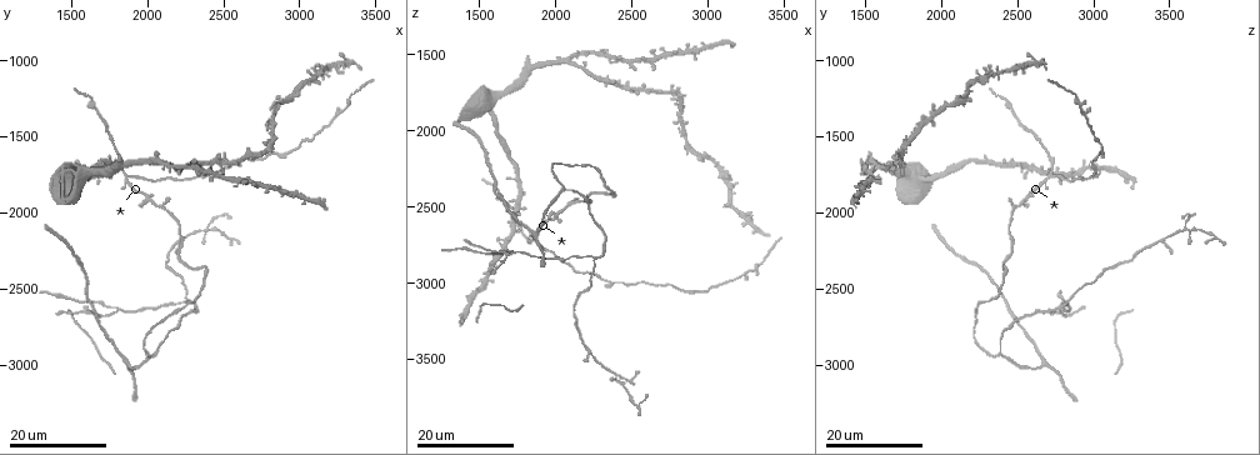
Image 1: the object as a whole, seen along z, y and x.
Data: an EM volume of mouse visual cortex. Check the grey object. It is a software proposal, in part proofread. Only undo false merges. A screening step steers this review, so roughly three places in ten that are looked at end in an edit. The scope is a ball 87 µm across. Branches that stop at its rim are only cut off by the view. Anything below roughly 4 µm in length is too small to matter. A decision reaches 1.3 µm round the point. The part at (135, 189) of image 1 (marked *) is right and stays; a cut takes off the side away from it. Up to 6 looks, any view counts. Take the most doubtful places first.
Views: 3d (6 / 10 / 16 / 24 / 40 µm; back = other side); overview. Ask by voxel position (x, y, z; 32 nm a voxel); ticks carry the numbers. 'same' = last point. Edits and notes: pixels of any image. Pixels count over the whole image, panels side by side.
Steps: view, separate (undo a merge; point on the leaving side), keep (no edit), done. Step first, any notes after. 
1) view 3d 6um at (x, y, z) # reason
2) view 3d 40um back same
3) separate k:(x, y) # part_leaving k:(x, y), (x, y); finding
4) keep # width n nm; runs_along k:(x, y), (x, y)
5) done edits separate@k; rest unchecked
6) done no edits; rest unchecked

view 3d 16um at (1820, 2640, 2820) # two arms in line, one across

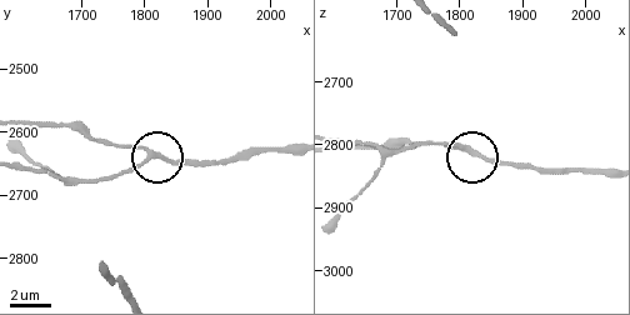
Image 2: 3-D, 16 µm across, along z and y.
view 3d 6um at (1805, 2635, 2805) # closer look

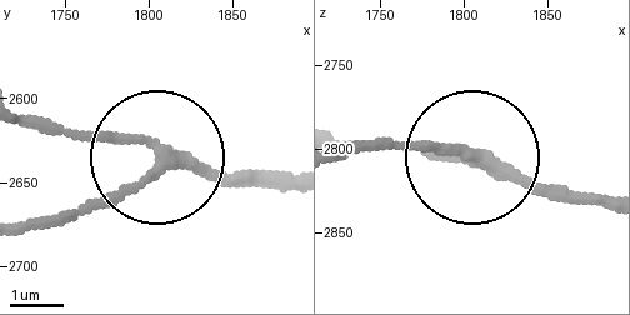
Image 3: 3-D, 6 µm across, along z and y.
keep # side_arm 20 um; runs_along 3:(293, 175), (226, 175), (119, 135), (24, 126); one cell here

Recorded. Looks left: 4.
view 3d 24um at (2400, 2120, 3620) # three arms meet

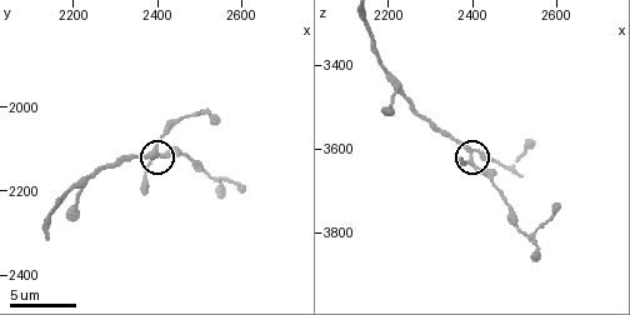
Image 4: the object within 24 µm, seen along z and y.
view 3d 10um at (2390, 2100, 3605) # zoom in

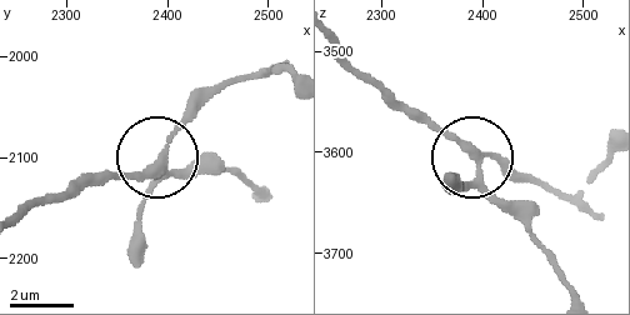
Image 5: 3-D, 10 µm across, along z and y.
keep # runs_along 5:(20, 218), (100, 180), (141, 173), (226, 81); all the same cell

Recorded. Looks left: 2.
view 3d 10um at (2510, 2015, 3625) # three arms meet

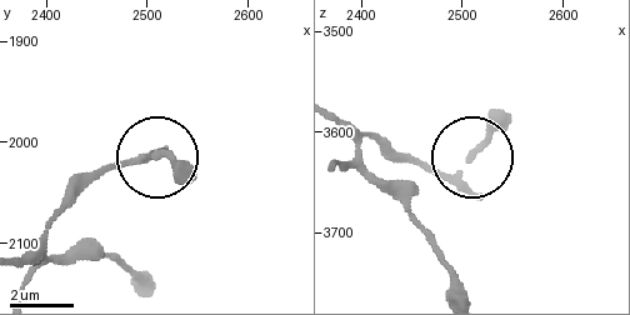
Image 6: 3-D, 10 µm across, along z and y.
keep # arms 3; runs_along 6:(335, 114), (431, 174), (448, 176), (469, 163); continuous, no second cell

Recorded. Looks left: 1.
done no edits; rest unchecked

